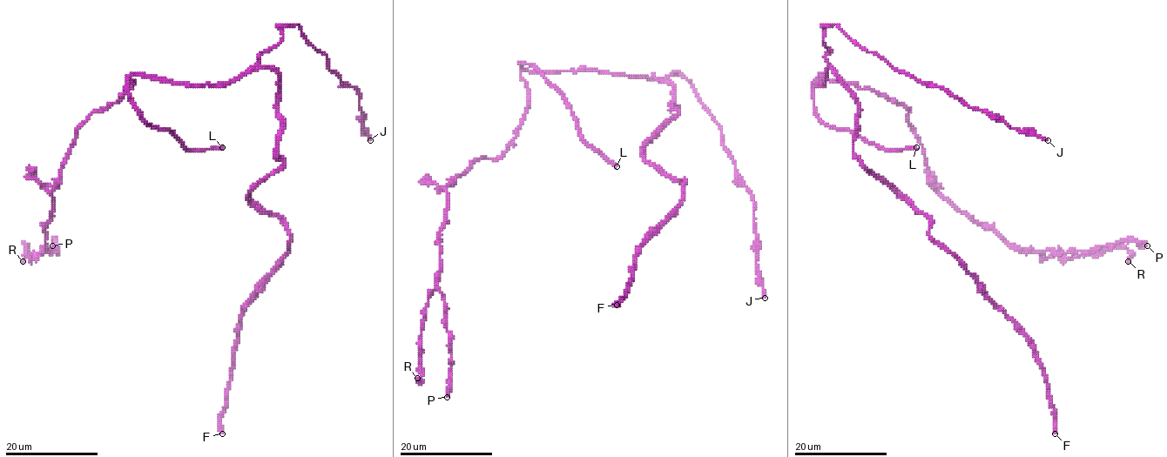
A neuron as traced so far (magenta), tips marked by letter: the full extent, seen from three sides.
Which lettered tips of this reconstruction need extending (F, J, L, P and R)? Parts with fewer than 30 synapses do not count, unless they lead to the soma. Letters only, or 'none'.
J, L

